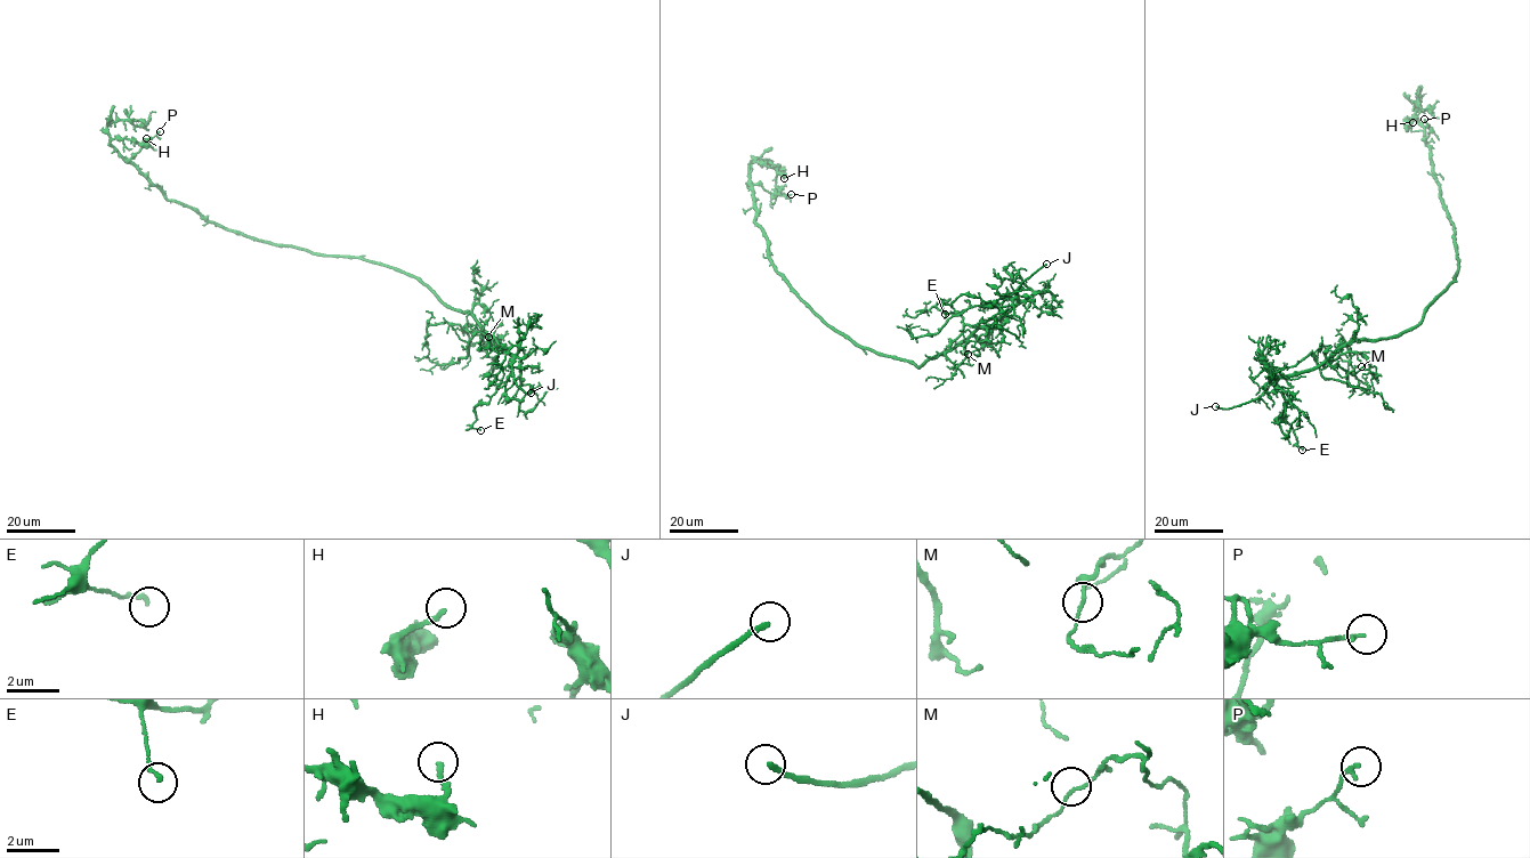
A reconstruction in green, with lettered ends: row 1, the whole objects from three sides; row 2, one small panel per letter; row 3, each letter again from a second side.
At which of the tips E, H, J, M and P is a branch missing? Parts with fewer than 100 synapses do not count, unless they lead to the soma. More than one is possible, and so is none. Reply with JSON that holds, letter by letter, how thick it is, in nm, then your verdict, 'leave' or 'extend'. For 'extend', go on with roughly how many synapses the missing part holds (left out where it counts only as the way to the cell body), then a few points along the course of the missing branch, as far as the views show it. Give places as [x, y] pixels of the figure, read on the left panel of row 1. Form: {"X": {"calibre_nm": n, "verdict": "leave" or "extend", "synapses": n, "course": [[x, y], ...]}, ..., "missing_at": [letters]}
{"E": {"calibre_nm": 130, "verdict": "leave"}, "H": {"calibre_nm": 200, "verdict": "leave"}, "J": {"calibre_nm": 190, "verdict": "extend", "course": [[531, 393], [542, 381], [551, 380], [574, 396], [609, 380], [615, 385], [613, 390], [644, 397]]}, "M": {"calibre_nm": 90, "verdict": "leave"}, "P": {"calibre_nm": 160, "verdict": "leave"}, "missing_at": ["J"]}

